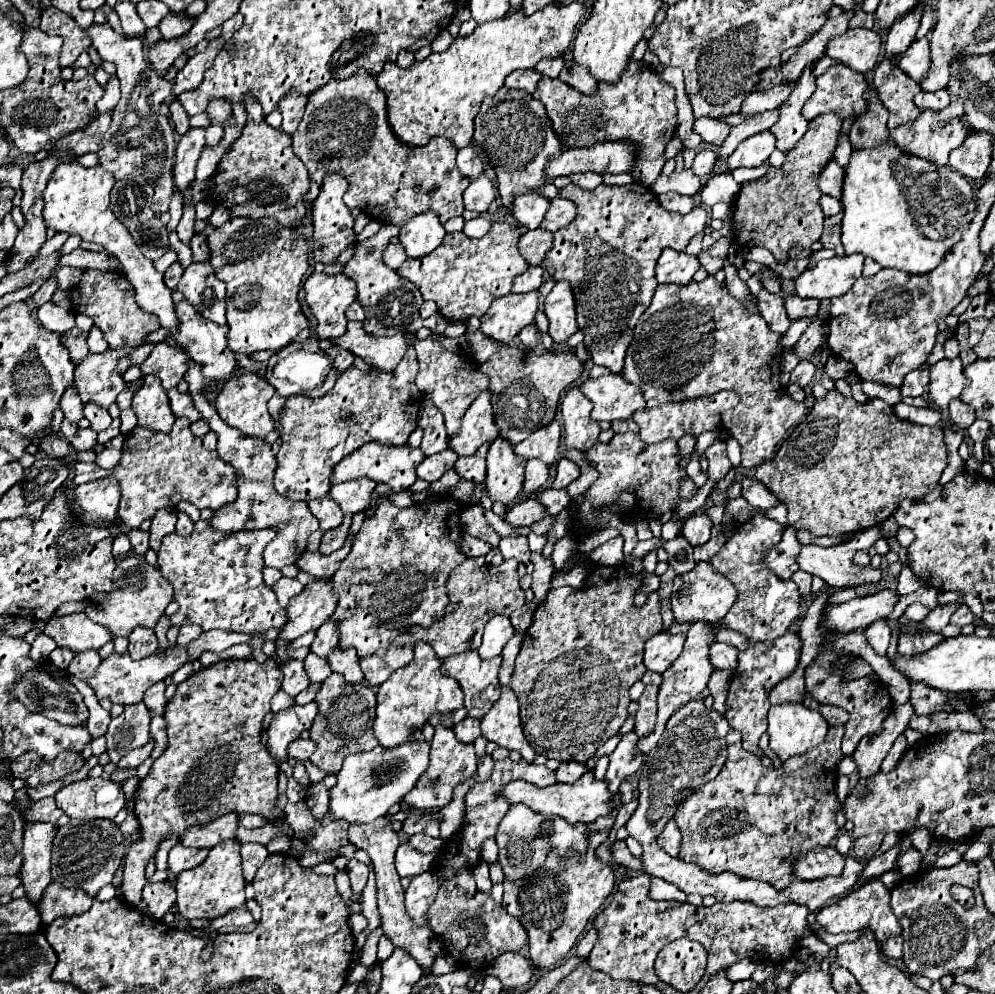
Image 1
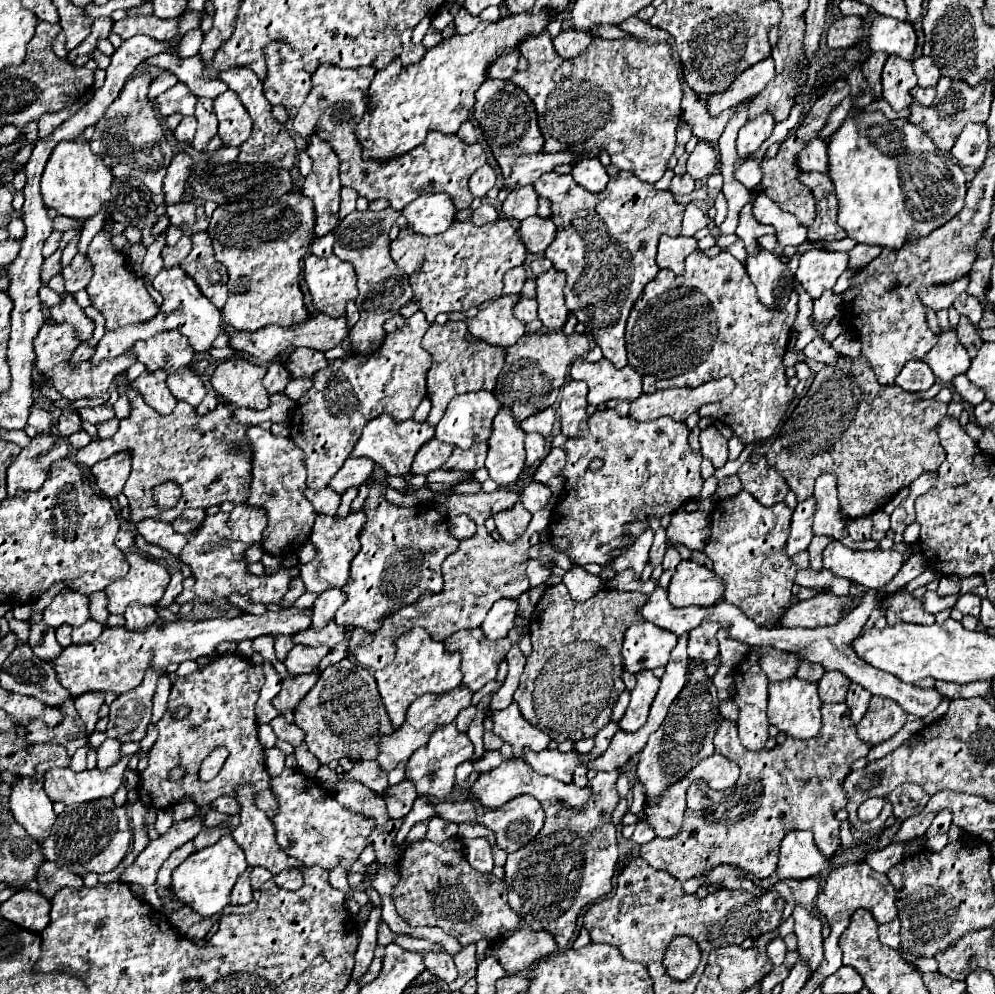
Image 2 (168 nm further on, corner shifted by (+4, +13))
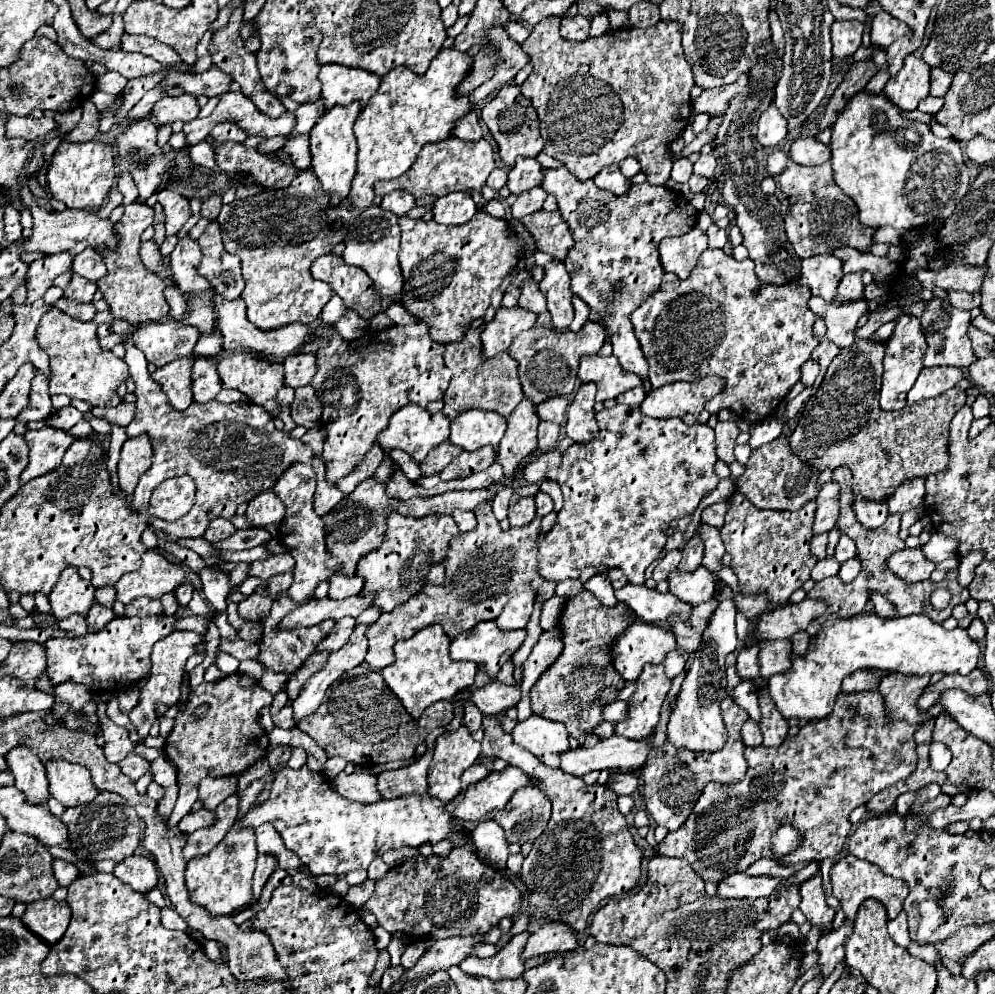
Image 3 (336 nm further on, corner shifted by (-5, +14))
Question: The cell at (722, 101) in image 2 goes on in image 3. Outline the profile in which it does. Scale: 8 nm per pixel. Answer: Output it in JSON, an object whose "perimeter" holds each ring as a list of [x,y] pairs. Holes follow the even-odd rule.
{"perimeter":[[[746,75],[738,77],[738,81],[718,87],[718,89],[706,89],[698,99],[694,99],[694,111],[696,113],[706,113],[710,117],[722,115],[726,111],[726,105],[734,93],[740,93],[746,87]]]}

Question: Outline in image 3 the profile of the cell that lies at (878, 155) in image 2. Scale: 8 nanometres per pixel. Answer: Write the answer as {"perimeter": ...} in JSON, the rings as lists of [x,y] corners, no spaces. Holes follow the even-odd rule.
{"perimeter":[[[856,93],[838,115],[832,125],[832,171],[836,185],[850,195],[858,209],[860,221],[868,227],[894,227],[894,229],[912,229],[912,227],[928,227],[938,225],[938,221],[946,221],[954,207],[966,195],[970,187],[970,173],[964,163],[962,149],[954,139],[936,137],[928,125],[910,119],[896,119],[896,105],[888,101],[884,93]]]}

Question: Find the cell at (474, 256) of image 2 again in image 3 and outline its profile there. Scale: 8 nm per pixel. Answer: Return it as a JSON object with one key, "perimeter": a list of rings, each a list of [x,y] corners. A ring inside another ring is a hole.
{"perimeter":[[[476,213],[472,221],[464,225],[440,225],[436,221],[424,219],[398,219],[402,241],[400,241],[400,267],[404,275],[402,287],[402,307],[414,315],[418,321],[426,323],[430,329],[430,337],[436,343],[448,345],[454,341],[462,341],[470,323],[482,317],[490,305],[490,295],[494,289],[500,287],[502,279],[514,271],[518,263],[518,255],[524,251],[524,241],[512,233],[512,227],[504,219],[494,219],[488,213]]]}

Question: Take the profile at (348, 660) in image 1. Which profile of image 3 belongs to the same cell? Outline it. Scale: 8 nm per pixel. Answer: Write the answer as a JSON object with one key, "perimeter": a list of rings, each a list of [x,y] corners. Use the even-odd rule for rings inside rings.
{"perimeter":[[[280,593],[280,595],[274,599],[268,617],[262,621],[264,633],[262,633],[262,639],[260,639],[260,643],[258,643],[258,647],[260,647],[258,661],[260,661],[266,669],[270,669],[270,671],[274,671],[274,673],[294,673],[294,671],[302,665],[302,661],[306,661],[306,657],[314,651],[314,647],[326,637],[326,633],[332,629],[332,623],[334,623],[334,621],[326,621],[326,623],[320,623],[320,625],[312,625],[312,627],[290,629],[290,631],[280,629],[280,621],[286,617],[286,613],[290,613],[292,609],[296,609],[312,599],[314,599],[314,597],[309,597],[301,603],[296,603],[296,601],[292,601],[292,599],[288,597],[288,593]]]}

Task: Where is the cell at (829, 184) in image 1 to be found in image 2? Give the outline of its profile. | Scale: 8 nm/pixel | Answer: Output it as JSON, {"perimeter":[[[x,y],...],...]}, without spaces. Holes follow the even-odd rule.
{"perimeter":[[[815,138],[813,142],[809,142],[809,146],[805,146],[805,150],[801,150],[799,154],[799,162],[803,172],[821,172],[827,174],[829,172],[829,158],[827,158],[827,142],[821,138]]]}

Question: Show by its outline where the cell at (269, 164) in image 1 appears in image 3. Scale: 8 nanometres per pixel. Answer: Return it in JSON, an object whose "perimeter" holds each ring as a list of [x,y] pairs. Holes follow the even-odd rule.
{"perimeter":[[[240,5],[240,7],[234,9],[234,13],[232,13],[230,23],[228,23],[226,29],[220,29],[220,31],[214,33],[214,39],[212,39],[212,43],[208,45],[208,51],[210,51],[210,55],[212,55],[212,63],[218,65],[222,71],[226,71],[226,73],[242,87],[242,93],[244,93],[246,97],[250,97],[250,99],[254,101],[254,105],[256,105],[264,115],[268,115],[268,117],[280,117],[280,115],[286,113],[286,107],[282,105],[280,99],[276,99],[270,91],[266,91],[266,87],[264,87],[264,83],[262,83],[262,79],[260,79],[258,67],[256,67],[256,55],[250,53],[250,51],[246,51],[242,39],[238,37],[238,25],[242,23],[242,7],[244,7],[244,5]]]}

